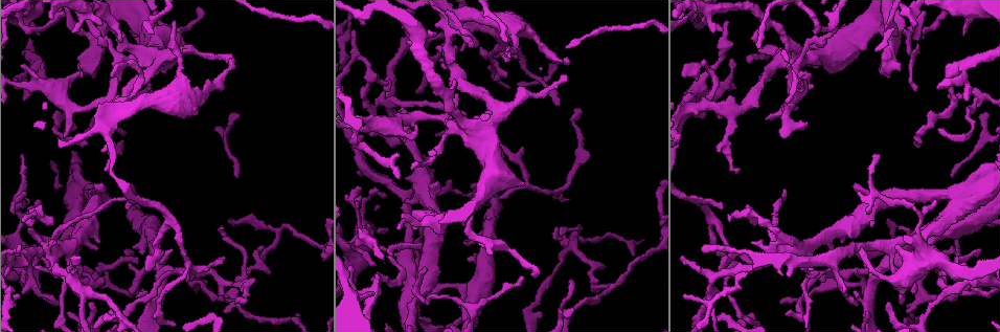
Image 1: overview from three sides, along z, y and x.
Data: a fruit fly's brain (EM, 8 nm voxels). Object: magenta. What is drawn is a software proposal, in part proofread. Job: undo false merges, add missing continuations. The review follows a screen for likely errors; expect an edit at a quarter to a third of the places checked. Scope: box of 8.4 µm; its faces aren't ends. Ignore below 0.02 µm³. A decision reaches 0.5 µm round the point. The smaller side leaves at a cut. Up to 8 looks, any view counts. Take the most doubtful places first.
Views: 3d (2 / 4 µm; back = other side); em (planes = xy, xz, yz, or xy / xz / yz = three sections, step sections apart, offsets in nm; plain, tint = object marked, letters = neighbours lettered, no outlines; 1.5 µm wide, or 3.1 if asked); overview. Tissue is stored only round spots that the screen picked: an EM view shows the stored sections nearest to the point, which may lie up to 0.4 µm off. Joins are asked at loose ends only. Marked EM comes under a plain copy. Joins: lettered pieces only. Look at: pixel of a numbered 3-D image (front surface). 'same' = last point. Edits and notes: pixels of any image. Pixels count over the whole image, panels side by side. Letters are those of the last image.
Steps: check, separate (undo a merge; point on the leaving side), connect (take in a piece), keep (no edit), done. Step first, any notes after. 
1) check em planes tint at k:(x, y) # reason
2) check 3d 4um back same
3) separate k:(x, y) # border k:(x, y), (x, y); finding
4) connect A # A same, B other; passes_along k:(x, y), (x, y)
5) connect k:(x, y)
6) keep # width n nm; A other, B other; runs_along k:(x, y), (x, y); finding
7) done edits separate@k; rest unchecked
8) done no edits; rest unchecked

check 3d 4um at 1:(570, 199)

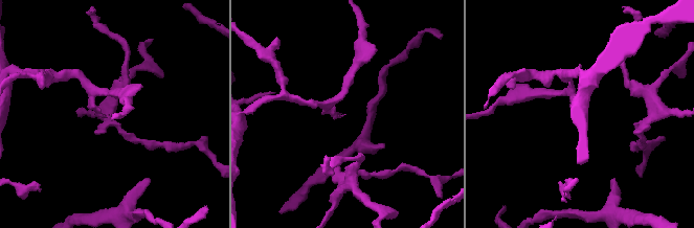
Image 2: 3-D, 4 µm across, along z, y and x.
check em xz step 4 letters at 2:(111, 114) # now the EM

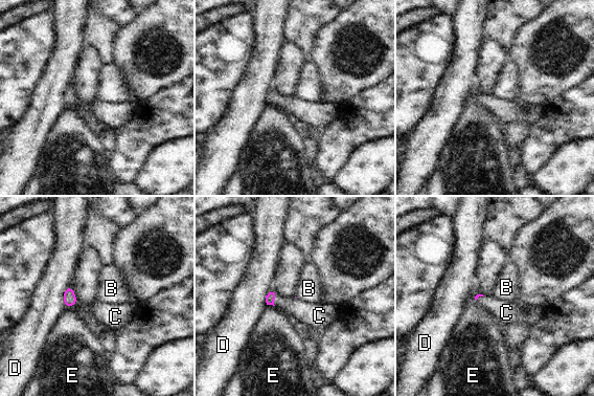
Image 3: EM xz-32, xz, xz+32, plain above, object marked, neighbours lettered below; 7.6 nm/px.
connect C # longest_contact D 180 nm; B other, C same, D other, E other; it goes on there

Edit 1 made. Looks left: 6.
check 3d 2um back at 1:(97, 248) # an open end

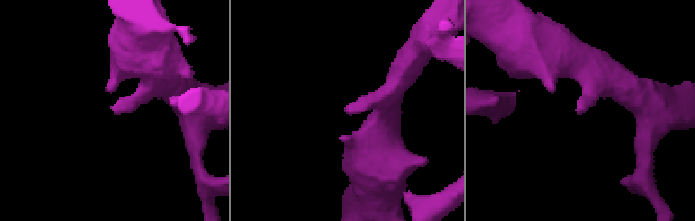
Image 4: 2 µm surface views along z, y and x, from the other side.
check em planes letters at 4:(578, 107) # arm_widths 240, 380 nm

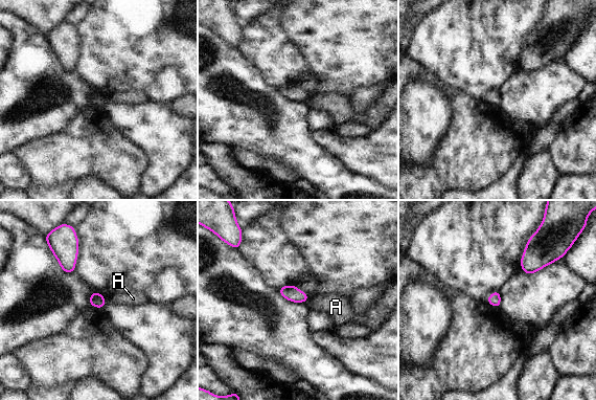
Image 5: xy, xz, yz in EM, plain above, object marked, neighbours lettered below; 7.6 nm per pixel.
keep # A other; border 5:(310, 298), (304, 302); none of them fits

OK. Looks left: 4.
check 3d 2um at 1:(495, 80) # tapers out

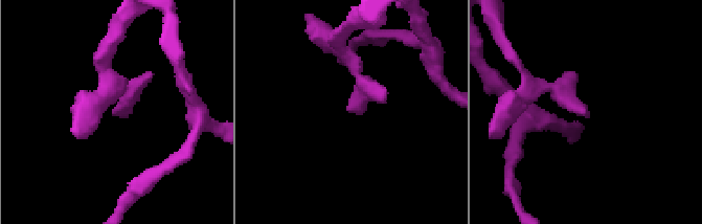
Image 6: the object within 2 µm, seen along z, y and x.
check em planes letters at 6:(589, 114)

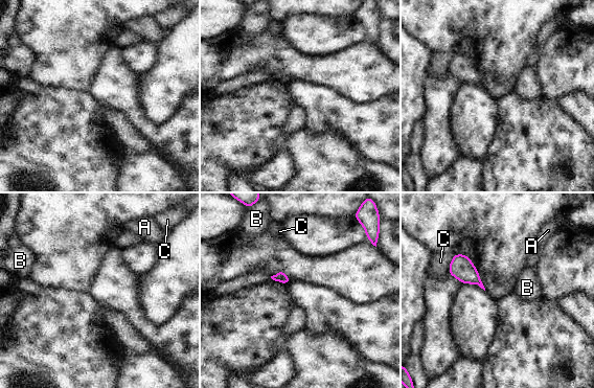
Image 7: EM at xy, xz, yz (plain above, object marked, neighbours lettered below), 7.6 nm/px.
keep # A other, B other, C other; border 7:(454, 254), (448, 273); none of them fits

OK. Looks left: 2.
done edits connect@3; rest unchecked

